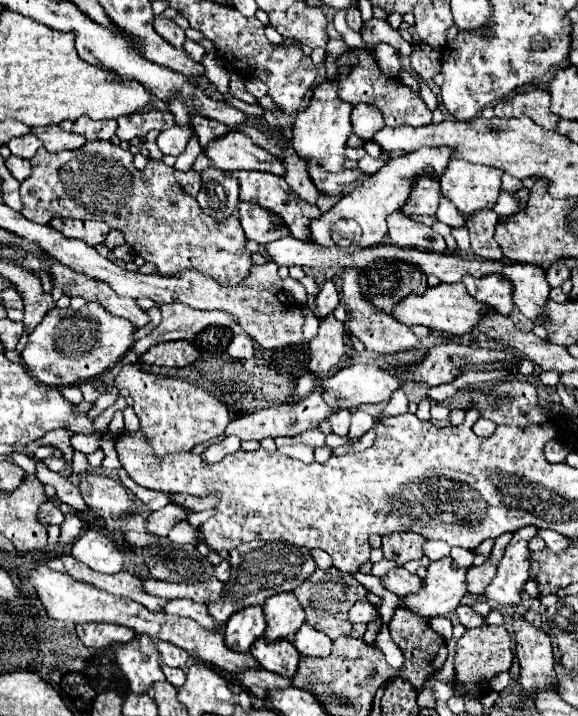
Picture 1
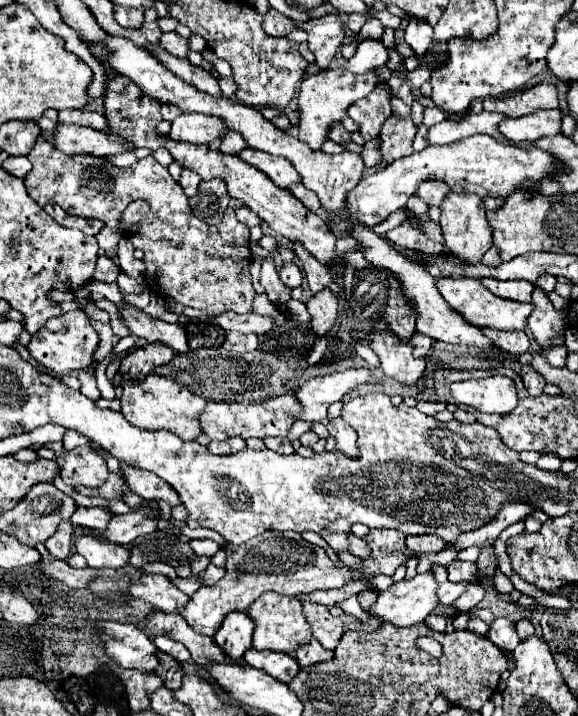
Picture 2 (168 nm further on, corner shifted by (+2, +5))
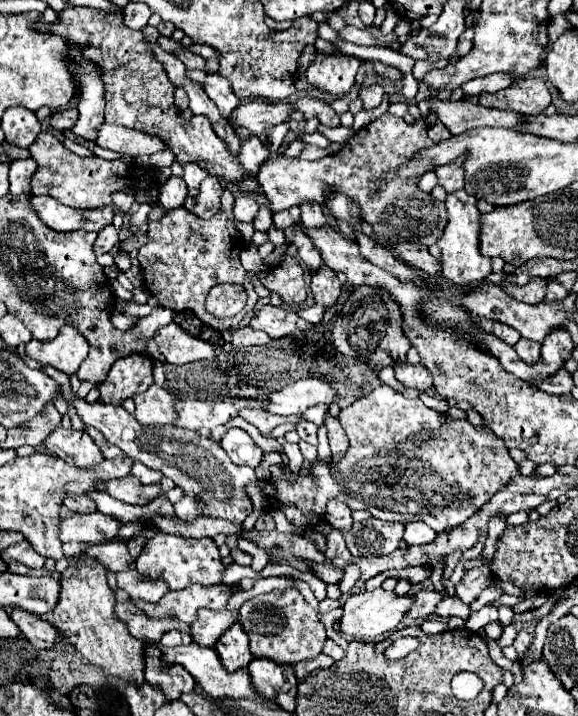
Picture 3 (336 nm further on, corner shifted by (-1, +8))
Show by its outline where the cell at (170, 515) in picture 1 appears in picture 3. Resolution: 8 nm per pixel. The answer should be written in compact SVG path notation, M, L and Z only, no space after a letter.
M99 511L89 515L73 515L65 517L59 523L59 539L63 543L77 541L77 543L103 543L113 541L117 537L117 529L121 527L111 515L103 515Z

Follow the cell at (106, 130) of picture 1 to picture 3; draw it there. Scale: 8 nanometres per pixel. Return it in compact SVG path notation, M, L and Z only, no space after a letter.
M65 109L51 115L51 127L57 131L67 131L77 121L77 109Z

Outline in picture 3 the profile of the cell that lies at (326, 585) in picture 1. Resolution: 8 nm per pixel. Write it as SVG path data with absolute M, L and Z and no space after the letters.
M327 639L327 641L325 641L323 653L325 653L325 655L329 655L333 661L339 661L339 659L345 655L345 651L343 651L343 649L333 641L333 639Z

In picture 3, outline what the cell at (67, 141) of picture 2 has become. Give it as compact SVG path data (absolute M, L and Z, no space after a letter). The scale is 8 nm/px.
M117 125L101 127L101 135L97 137L97 145L117 151L121 155L151 155L157 151L169 149L163 139L157 135L143 135L143 131L131 131Z

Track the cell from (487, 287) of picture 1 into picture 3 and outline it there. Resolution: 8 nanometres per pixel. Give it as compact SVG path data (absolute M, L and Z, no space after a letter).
M531 279L531 283L525 285L525 287L503 287L503 289L505 289L509 295L513 295L517 301L535 305L535 303L541 303L541 301L545 299L547 283L549 283L549 281L545 281L545 279Z

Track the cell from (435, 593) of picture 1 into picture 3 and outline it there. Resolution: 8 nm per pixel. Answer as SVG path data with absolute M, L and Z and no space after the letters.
M381 587L375 591L351 595L345 599L345 605L343 605L343 615L339 619L339 633L345 633L359 641L375 641L381 635L389 635L397 629L397 625L405 617L405 611L411 607L411 603L413 603L413 597L409 595L397 597L393 591L383 591Z

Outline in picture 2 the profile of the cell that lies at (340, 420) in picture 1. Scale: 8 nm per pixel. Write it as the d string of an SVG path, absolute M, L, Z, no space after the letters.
M336 418L328 422L326 428L336 438L336 450L342 450L344 454L350 454L350 456L358 456L358 450L356 450L358 434L348 422L344 422L342 418Z

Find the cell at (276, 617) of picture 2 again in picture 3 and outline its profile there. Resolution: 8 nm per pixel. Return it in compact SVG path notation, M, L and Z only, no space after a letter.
M281 589L265 595L257 595L241 605L239 623L249 635L251 653L257 659L271 659L279 665L297 665L321 655L327 639L325 625L319 621L317 611L303 599L297 589Z

